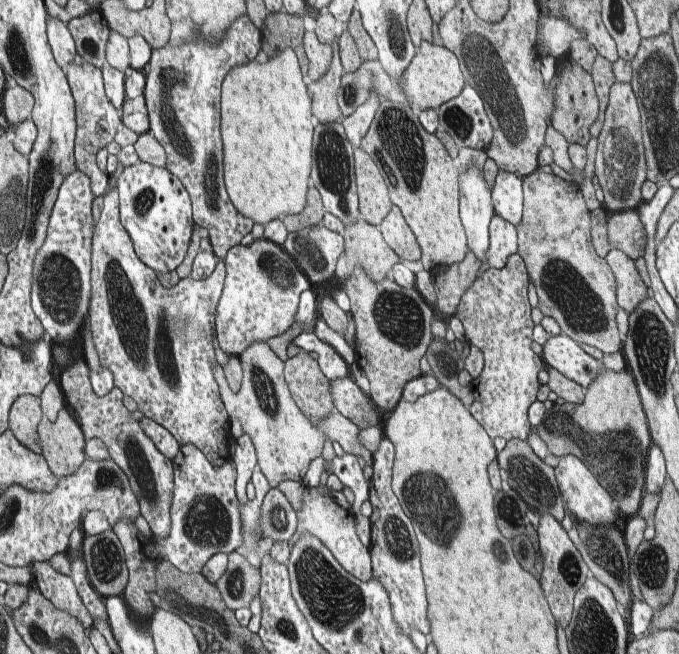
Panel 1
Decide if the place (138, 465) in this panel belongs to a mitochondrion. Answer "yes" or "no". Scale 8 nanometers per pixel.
yes

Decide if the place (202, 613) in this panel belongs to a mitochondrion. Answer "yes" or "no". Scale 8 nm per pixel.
no

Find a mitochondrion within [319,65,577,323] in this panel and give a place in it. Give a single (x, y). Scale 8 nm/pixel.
(406, 160)

